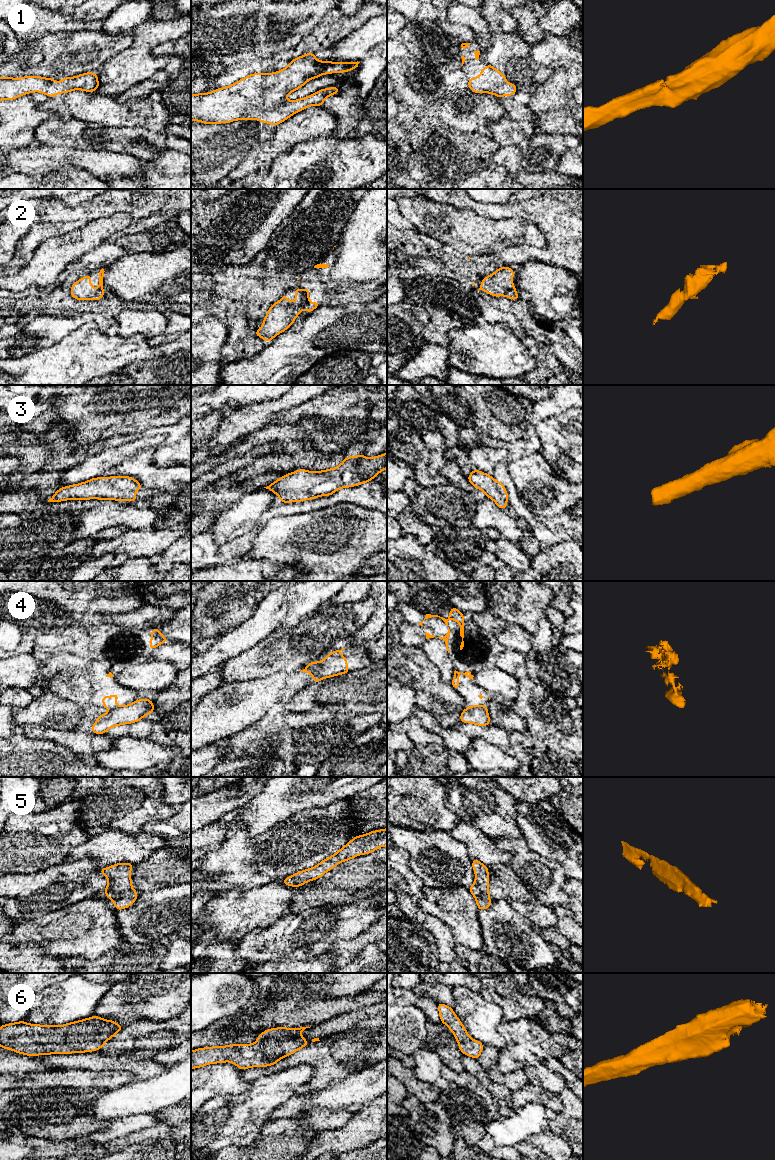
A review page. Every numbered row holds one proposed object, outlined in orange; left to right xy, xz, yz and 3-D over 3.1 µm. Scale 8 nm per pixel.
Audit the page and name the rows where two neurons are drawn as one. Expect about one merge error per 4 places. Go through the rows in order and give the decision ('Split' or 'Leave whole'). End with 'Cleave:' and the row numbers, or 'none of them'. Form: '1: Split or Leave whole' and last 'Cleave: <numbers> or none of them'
1: Leave whole
2: Leave whole
3: Leave whole
4: Split
5: Leave whole
6: Leave whole
Cleave: 4

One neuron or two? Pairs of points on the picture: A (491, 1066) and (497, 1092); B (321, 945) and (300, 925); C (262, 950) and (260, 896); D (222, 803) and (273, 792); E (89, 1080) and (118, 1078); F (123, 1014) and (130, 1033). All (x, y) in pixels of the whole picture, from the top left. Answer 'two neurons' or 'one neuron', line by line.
A: two neurons
B: one neuron
C: two neurons
D: two neurons
E: one neuron
F: two neurons

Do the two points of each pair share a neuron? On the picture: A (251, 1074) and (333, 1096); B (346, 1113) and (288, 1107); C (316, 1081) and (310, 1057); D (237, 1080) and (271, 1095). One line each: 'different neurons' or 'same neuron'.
A: different neurons
B: same neuron
C: same neuron
D: different neurons

